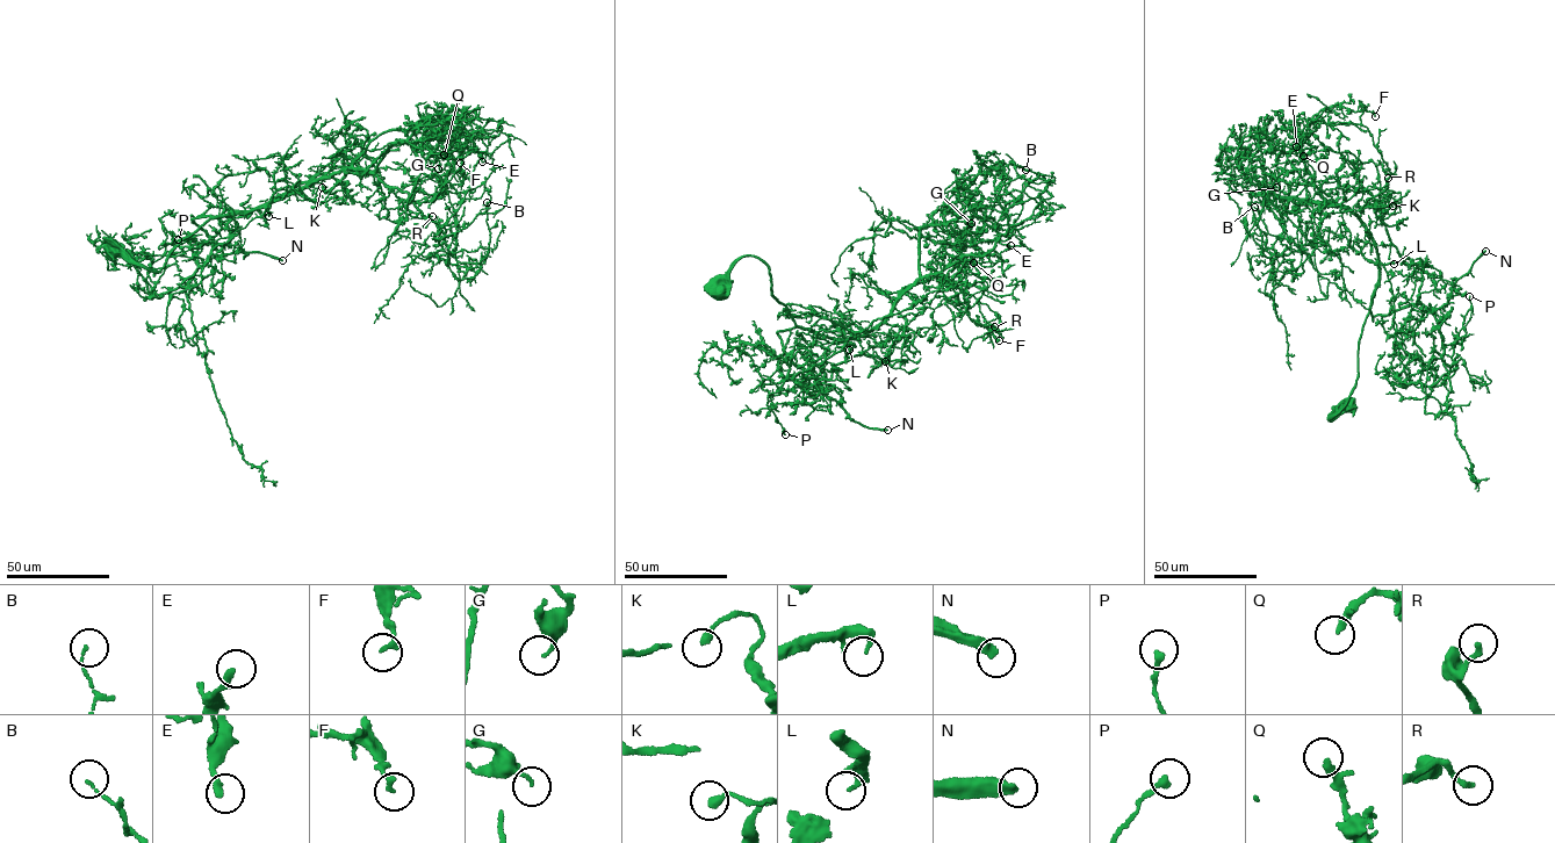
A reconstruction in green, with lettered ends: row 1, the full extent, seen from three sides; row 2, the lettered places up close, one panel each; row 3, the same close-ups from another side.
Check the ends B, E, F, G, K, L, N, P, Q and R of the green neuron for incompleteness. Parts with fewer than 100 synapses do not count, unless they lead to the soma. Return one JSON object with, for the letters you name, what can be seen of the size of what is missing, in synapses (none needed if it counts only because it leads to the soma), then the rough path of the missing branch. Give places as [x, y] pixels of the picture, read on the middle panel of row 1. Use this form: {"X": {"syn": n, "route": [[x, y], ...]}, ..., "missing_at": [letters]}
{"L": {"syn": 350, "route": [[849, 350], [847, 357], [837, 361], [846, 347], [856, 348]]}, "N": {"syn": 750, "route": [[887, 430], [934, 418], [933, 425], [958, 425], [977, 411], [1010, 402], [1026, 408], [1031, 417], [1046, 426]]}, "missing_at": ["L", "N"]}

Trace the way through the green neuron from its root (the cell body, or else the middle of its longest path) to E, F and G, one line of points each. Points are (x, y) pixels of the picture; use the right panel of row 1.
E: (1348, 404), (1327, 418), (1354, 387), (1377, 250), (1346, 208), (1264, 192), (1296, 146)
F: (1348, 404), (1327, 418), (1354, 387), (1377, 250), (1354, 215), (1320, 196), (1300, 146), (1323, 109), (1375, 116)
G: (1348, 404), (1327, 418), (1354, 387), (1377, 250), (1346, 208), (1261, 188), (1276, 187)

